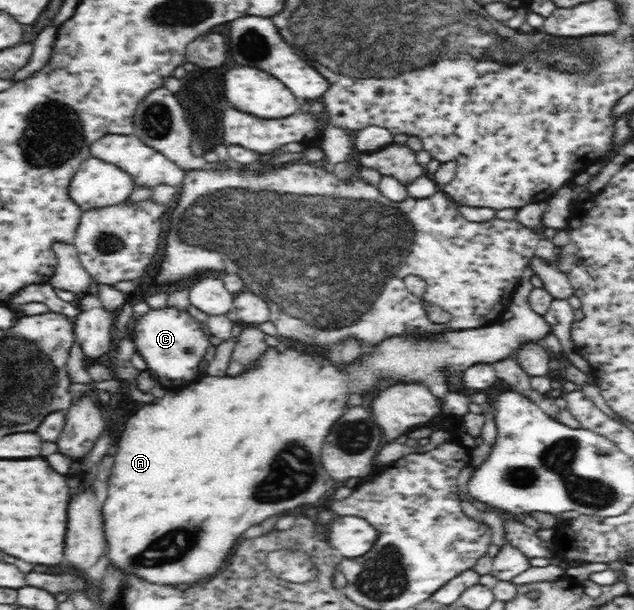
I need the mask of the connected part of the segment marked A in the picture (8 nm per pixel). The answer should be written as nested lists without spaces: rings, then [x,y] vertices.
[[[529,260],[529,264],[525,267],[523,276],[509,302],[509,307],[512,308],[514,315],[512,319],[505,321],[506,325],[497,324],[473,330],[442,329],[437,330],[437,332],[424,331],[419,334],[415,332],[395,334],[395,336],[383,338],[383,342],[375,343],[373,348],[370,347],[367,350],[367,354],[361,354],[357,360],[353,360],[353,364],[343,364],[343,366],[331,364],[323,356],[317,356],[315,352],[307,352],[307,350],[301,350],[301,348],[295,348],[295,346],[287,346],[283,350],[268,346],[267,350],[263,350],[261,357],[251,362],[241,374],[225,376],[201,375],[201,380],[191,382],[189,388],[183,386],[179,389],[167,390],[164,396],[155,403],[149,403],[141,407],[135,413],[135,416],[127,421],[125,432],[121,434],[121,440],[117,444],[119,448],[117,448],[115,466],[113,466],[111,478],[109,478],[109,494],[102,508],[104,531],[107,536],[107,542],[110,545],[109,554],[105,558],[106,562],[115,562],[115,565],[123,568],[125,572],[137,574],[159,584],[175,585],[187,582],[191,586],[193,582],[201,582],[203,579],[213,576],[224,564],[224,559],[228,556],[237,538],[248,528],[267,520],[267,518],[271,518],[271,516],[275,516],[275,514],[283,514],[287,510],[293,510],[293,508],[303,506],[303,504],[313,504],[327,490],[335,488],[335,482],[329,478],[329,474],[325,472],[325,468],[321,464],[321,448],[327,438],[327,434],[335,426],[335,422],[343,416],[343,408],[345,406],[349,408],[349,406],[353,405],[352,400],[349,400],[349,394],[375,394],[375,392],[379,394],[387,386],[403,384],[421,385],[435,396],[445,396],[449,391],[455,390],[454,382],[466,368],[476,364],[489,364],[502,360],[504,357],[513,356],[513,352],[519,342],[537,340],[537,338],[541,340],[550,333],[547,321],[532,309],[530,303],[530,294],[535,288],[530,280],[535,274],[532,260]]]

